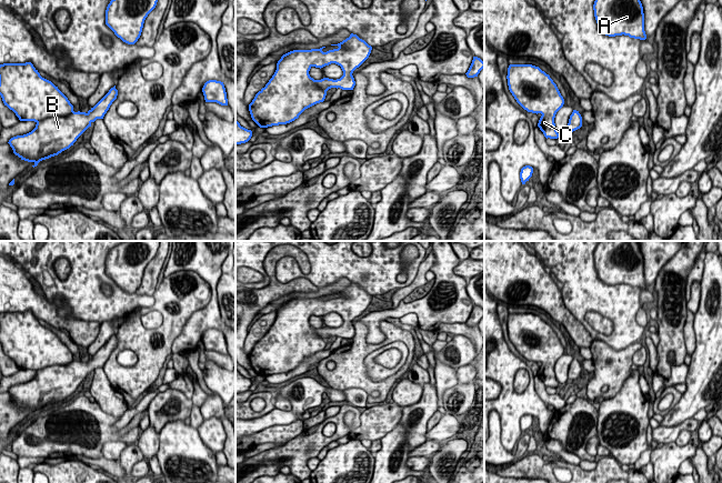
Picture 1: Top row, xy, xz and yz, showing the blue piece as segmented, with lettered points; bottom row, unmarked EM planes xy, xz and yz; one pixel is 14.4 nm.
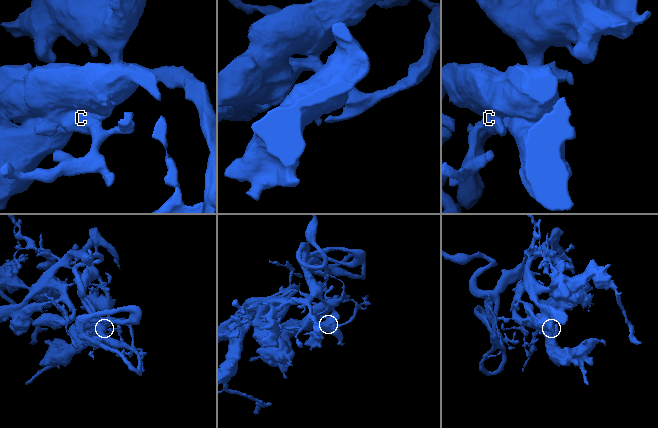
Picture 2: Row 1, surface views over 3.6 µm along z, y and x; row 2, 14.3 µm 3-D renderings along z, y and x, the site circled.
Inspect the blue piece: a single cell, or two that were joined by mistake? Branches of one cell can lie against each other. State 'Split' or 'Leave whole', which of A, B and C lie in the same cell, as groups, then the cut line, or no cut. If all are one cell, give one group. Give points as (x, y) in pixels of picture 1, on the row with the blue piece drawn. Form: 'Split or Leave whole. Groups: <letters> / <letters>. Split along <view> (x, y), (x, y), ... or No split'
Leave whole. Groups: A B C. No split

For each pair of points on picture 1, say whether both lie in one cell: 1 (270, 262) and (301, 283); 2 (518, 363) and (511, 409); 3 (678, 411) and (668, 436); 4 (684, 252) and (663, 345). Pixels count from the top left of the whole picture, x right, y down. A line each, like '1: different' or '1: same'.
1: same
2: same
3: different
4: same

